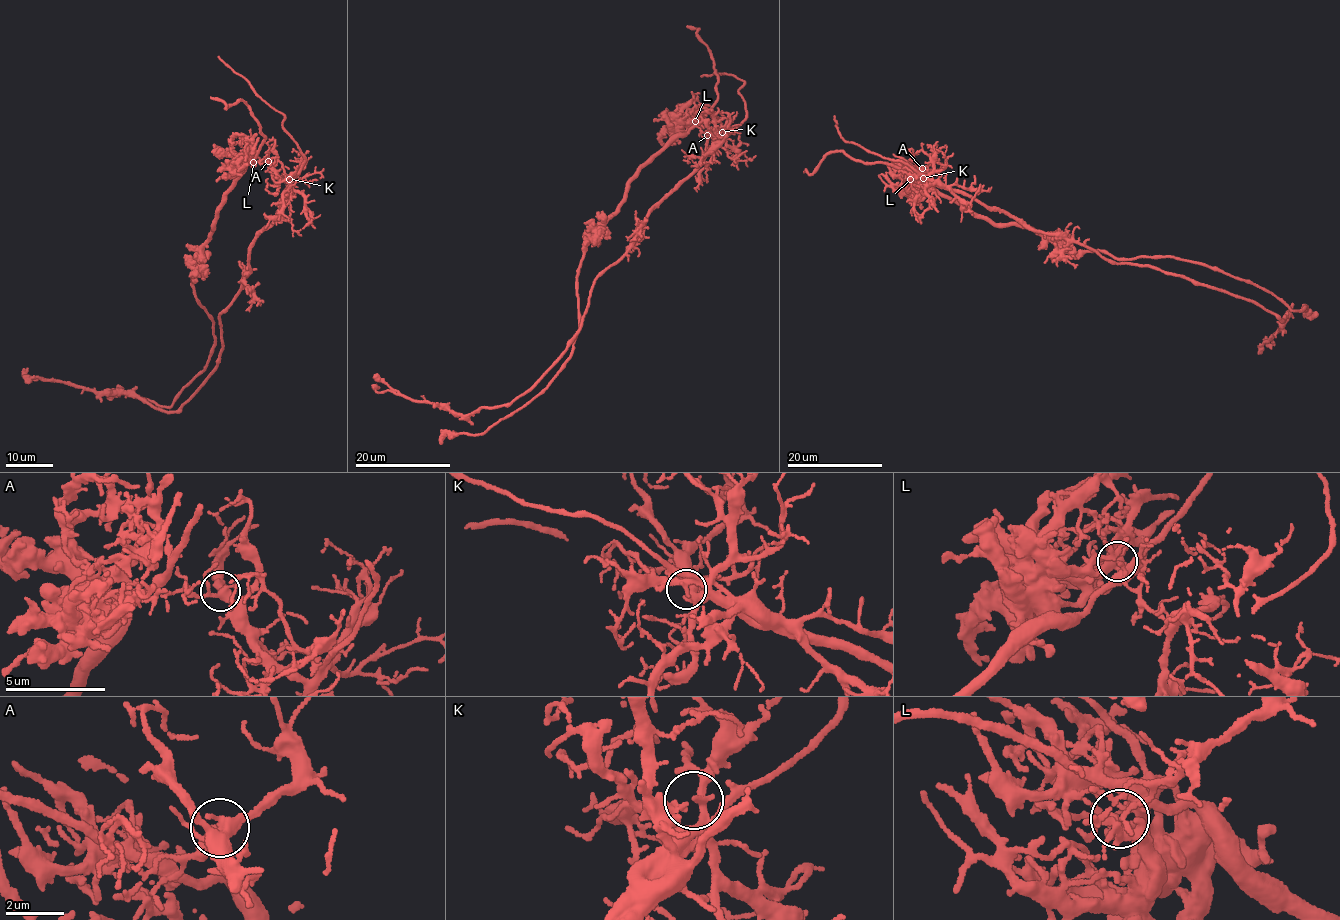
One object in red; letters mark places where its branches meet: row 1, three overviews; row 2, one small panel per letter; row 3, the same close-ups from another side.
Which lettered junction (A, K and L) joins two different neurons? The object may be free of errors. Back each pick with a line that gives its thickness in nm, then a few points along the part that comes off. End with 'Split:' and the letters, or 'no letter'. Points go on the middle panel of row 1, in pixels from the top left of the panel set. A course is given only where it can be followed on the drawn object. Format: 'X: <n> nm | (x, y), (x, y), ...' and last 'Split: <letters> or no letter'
L: 170 nm | (695, 121), (719, 144), (594, 281), (579, 333), (535, 384), (509, 403), (461, 415), (375, 384)
Split: L

